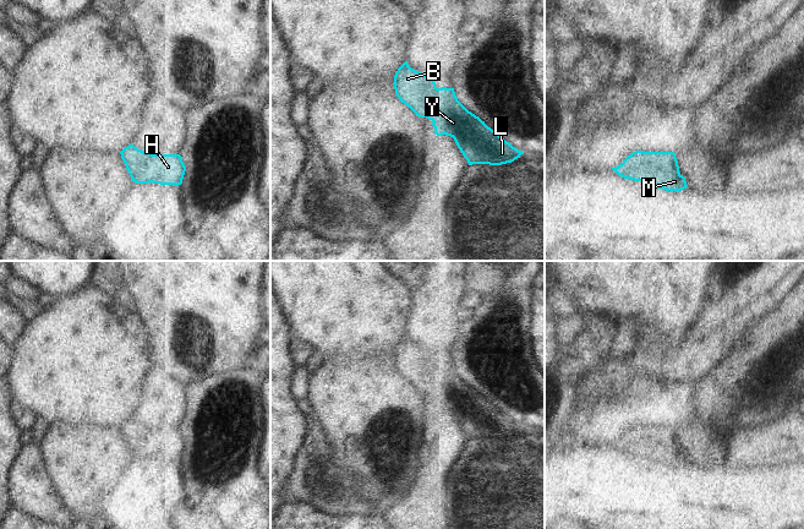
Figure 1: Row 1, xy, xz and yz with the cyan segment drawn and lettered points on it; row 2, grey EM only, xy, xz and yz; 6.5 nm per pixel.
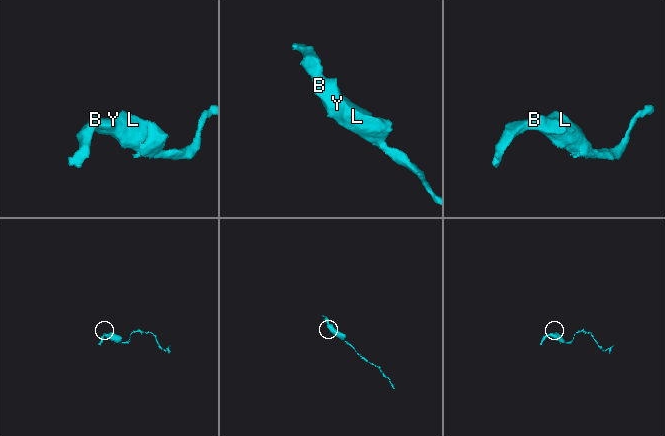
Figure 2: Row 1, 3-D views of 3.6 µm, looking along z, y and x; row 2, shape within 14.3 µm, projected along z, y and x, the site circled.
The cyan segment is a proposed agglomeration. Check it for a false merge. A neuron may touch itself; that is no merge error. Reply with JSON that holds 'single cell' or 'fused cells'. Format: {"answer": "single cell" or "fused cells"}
{"answer": "single cell"}

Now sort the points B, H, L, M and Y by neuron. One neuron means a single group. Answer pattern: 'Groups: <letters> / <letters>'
Groups: B H L M Y

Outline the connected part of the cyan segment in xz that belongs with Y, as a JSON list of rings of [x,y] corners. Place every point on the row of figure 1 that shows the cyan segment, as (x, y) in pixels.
[[[408,61],[395,72],[394,89],[400,102],[419,118],[433,121],[437,136],[454,138],[469,165],[502,165],[524,154],[469,111],[458,100],[454,88],[437,88],[434,77],[411,69]]]

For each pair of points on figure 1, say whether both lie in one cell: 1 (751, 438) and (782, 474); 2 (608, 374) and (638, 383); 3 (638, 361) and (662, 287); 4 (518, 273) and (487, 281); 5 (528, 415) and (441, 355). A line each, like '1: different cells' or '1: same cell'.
1: different cells
2: different cells
3: different cells
4: same cell
5: different cells

